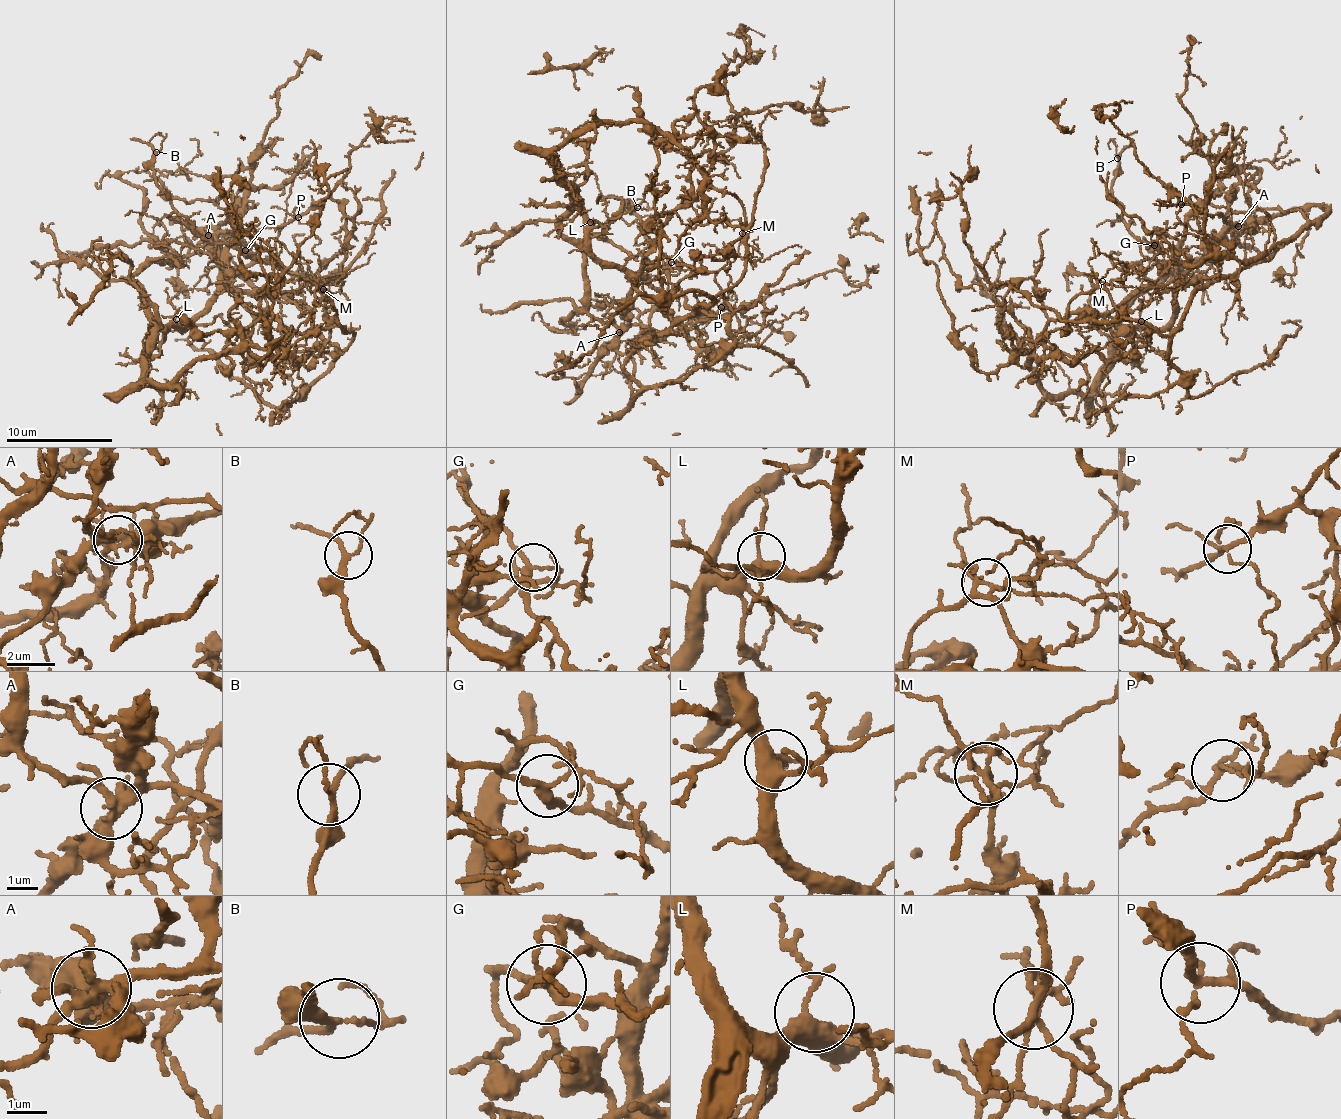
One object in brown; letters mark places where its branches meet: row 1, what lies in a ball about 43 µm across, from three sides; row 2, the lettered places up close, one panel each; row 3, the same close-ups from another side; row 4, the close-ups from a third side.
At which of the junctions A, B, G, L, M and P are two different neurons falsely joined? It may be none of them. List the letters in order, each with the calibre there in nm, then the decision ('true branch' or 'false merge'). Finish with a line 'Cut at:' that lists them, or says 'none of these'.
A: calibre 340 nm; false merge
B: calibre 180 nm; true branch
G: calibre 240 nm; false merge
L: calibre 400 nm; true branch
M: calibre 170 nm; true branch
P: calibre 190 nm; false merge
Cut at: A, G, P

